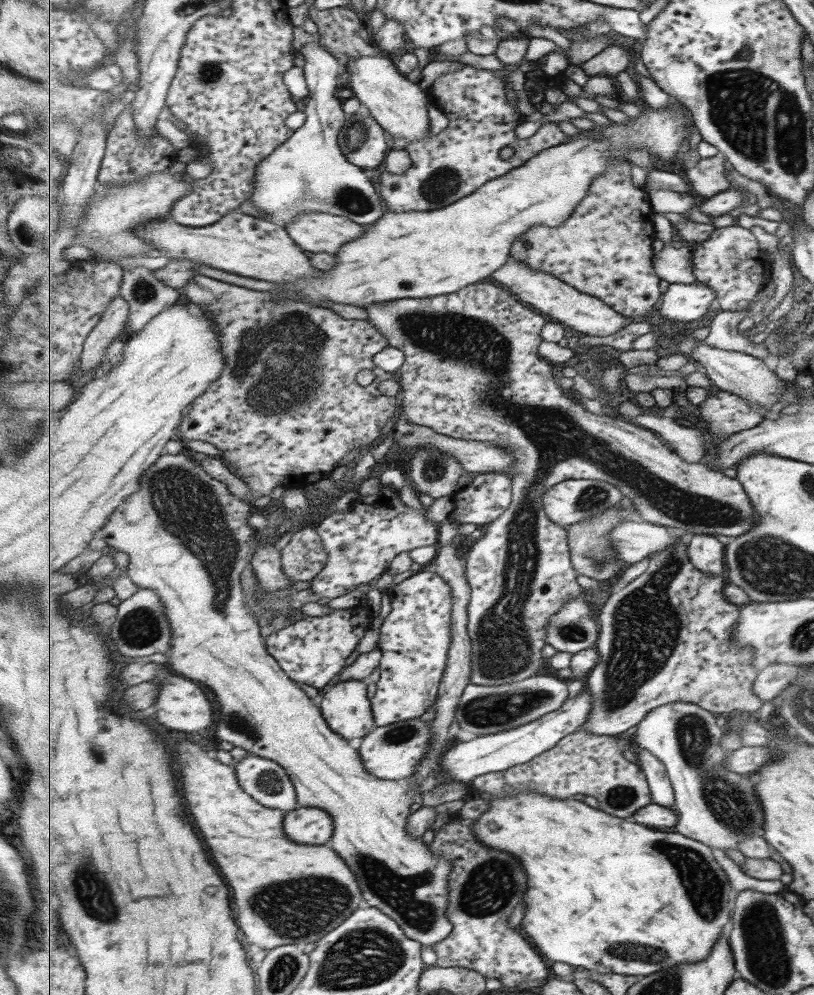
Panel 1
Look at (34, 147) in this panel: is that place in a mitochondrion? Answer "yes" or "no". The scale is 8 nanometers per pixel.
no

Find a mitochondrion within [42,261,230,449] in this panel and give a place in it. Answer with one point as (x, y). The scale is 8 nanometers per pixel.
(142, 291)

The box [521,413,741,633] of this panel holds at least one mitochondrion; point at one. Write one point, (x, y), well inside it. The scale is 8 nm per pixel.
(591, 497)

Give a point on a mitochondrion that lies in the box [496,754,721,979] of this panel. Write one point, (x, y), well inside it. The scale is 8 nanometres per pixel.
(629, 950)

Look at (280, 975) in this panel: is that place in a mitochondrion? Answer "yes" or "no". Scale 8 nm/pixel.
yes

